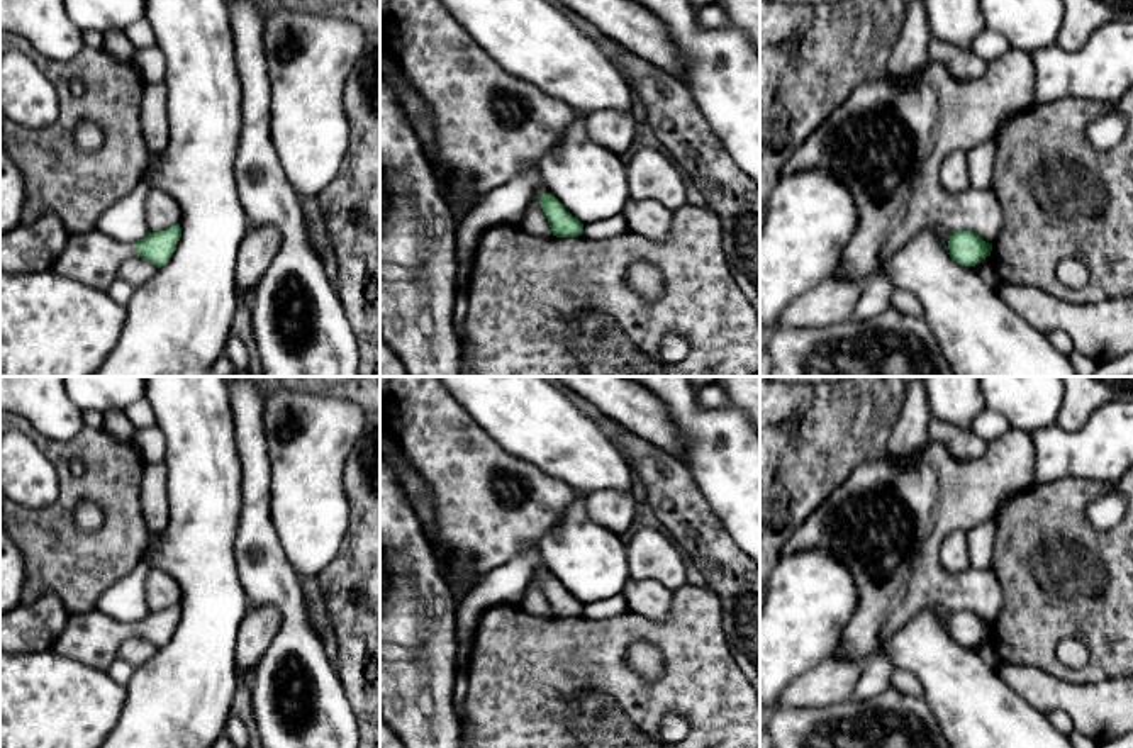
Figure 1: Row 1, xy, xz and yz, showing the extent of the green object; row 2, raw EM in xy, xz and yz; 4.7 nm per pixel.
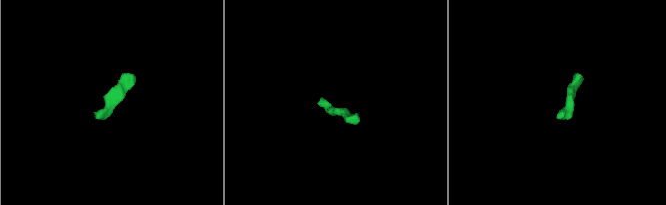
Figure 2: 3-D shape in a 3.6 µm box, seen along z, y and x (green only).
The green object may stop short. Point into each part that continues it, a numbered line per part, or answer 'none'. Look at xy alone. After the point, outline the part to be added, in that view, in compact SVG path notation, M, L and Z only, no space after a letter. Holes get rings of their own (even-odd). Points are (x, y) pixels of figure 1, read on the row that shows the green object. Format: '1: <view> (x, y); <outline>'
1: xy (161, 211); M153 188L148 193L144 212L149 232L166 231L176 226L181 219L181 210L175 198L171 198L159 188Z

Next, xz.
1: xz (535, 223); M538 183L533 192L533 198L527 205L527 210L524 214L524 219L521 222L521 227L531 236L539 236L539 237L553 236L550 222L541 209L541 204L539 204L539 198L544 193L548 193L546 187L543 183Z

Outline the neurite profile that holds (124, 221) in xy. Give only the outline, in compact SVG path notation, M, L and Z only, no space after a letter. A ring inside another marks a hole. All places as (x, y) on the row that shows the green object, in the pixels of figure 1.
M141 180L134 190L107 209L97 220L95 229L115 241L137 244L149 234L144 204L153 187Z

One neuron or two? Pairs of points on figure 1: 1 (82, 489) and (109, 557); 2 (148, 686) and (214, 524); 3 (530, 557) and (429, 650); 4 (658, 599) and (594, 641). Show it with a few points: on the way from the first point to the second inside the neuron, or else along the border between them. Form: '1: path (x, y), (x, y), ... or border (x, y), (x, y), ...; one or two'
1: path (100, 499), (111, 509), (111, 538); one
2: path (189, 645), (207, 626), (207, 565); one
3: border (460, 604), (457, 611), (457, 665); two
4: border (675, 597), (660, 619), (628, 609); two

